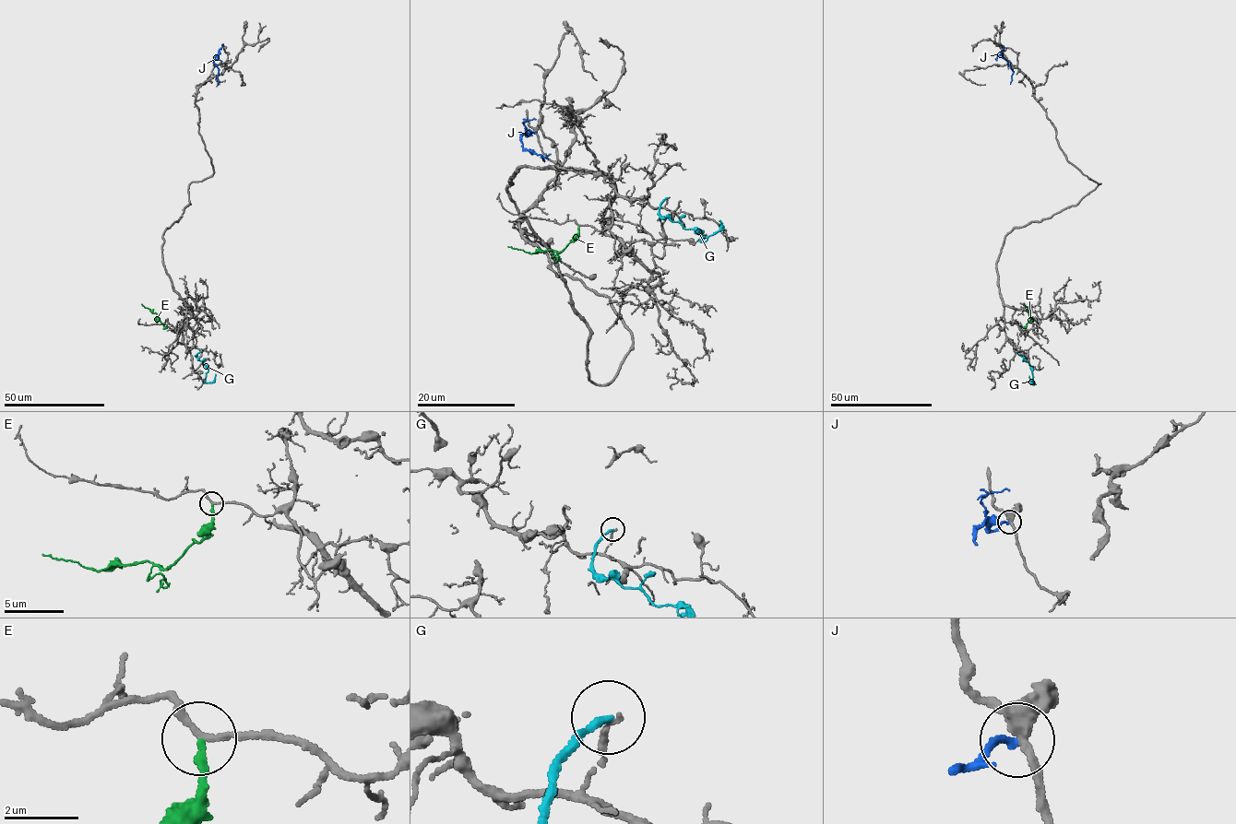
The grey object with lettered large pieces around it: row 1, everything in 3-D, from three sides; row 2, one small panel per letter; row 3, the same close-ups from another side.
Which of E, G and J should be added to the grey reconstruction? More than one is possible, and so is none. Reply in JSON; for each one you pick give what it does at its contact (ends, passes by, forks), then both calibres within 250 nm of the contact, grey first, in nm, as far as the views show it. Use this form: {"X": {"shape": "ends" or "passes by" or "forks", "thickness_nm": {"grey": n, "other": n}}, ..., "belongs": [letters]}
{"belongs": []}

